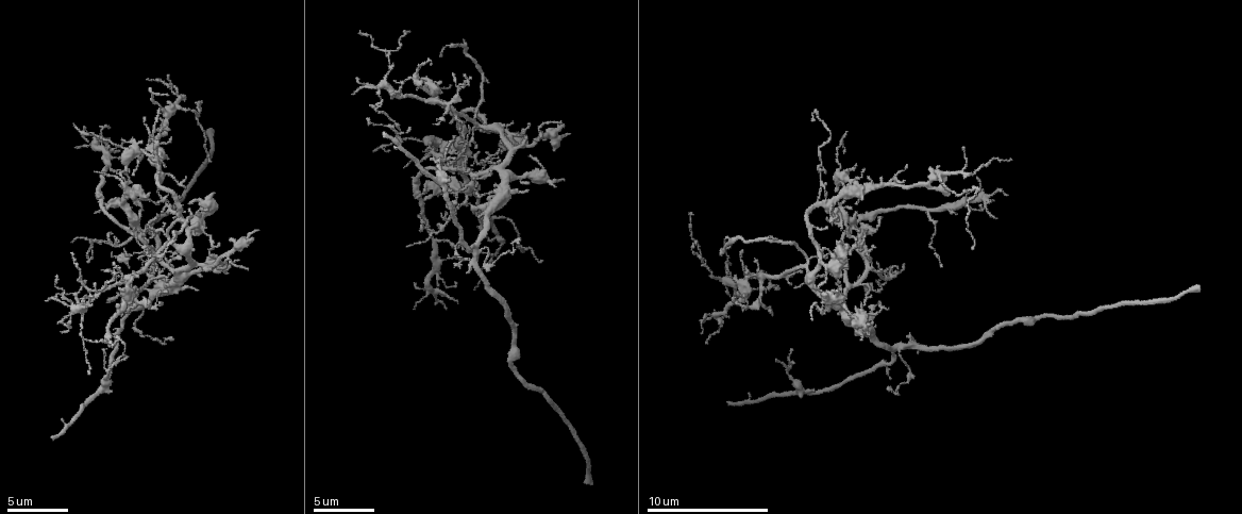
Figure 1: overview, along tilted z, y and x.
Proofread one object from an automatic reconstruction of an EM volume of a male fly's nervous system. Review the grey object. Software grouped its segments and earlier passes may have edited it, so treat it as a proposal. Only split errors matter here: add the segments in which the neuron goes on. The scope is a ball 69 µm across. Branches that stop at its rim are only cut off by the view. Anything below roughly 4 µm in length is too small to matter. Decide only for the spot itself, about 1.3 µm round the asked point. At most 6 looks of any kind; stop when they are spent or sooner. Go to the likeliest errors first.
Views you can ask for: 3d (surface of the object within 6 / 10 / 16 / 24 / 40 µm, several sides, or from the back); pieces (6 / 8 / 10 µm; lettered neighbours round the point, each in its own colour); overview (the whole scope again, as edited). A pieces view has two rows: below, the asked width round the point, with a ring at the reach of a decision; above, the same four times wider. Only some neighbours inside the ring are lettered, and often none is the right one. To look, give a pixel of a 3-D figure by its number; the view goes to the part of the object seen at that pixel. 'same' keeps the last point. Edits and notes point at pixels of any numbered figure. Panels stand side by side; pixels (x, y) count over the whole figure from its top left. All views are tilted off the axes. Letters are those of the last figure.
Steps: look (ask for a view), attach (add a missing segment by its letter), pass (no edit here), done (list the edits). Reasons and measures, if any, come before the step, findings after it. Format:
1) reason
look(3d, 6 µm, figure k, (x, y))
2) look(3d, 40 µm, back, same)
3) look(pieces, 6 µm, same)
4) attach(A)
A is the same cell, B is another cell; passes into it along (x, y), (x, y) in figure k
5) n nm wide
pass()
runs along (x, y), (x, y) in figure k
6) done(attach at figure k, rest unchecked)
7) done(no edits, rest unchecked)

free end
look(3d, 10 µm, figure 1, (215, 193))

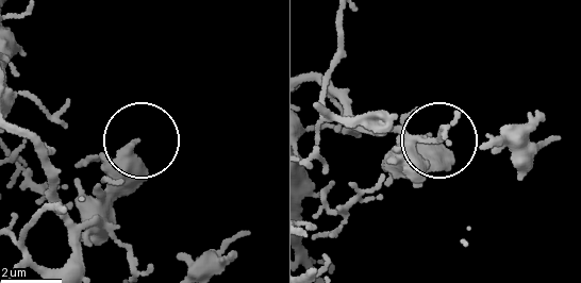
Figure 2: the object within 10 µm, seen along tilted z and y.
look(pieces, 10 µm, figure 2, (137, 143))

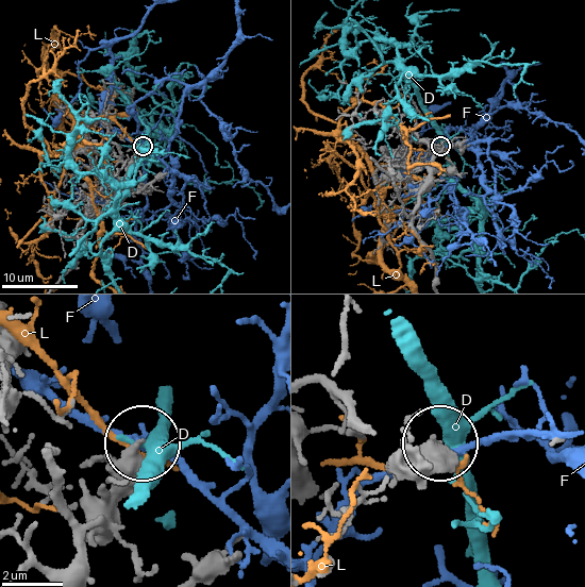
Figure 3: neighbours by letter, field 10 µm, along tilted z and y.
pass()
D, F and L are other cells; none of them fits

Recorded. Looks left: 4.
an open end
look(pieces, 6 µm, figure 1, (171, 338))

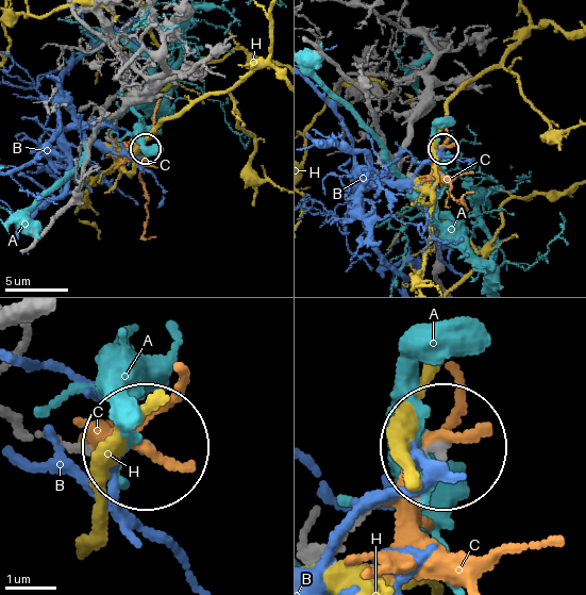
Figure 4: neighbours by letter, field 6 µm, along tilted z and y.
pass()
A, B, C and H are other cells; no lettered segment goes on from it

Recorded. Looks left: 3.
free end
look(pieces, 8 µm, figure 1, (149, 280))

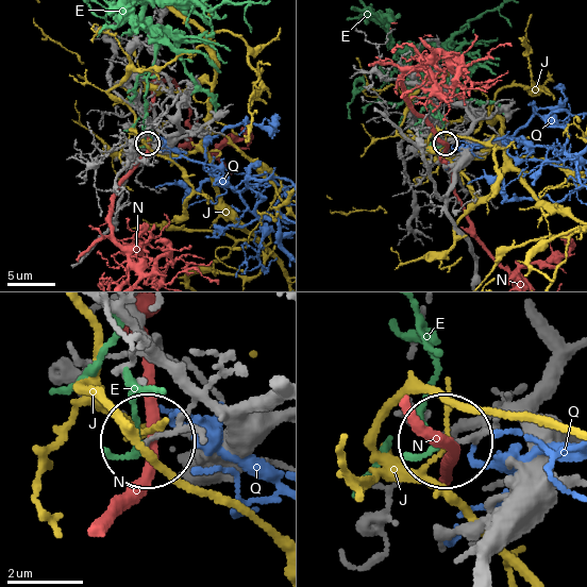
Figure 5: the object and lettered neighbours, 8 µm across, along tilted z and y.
pass()
E, J, N and Q are other cells; runs along (214, 446), (231, 429), (197, 407), (152, 439) in figure 5; no lettered segment goes on from it

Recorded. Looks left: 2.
done(no edits, rest unchecked)

